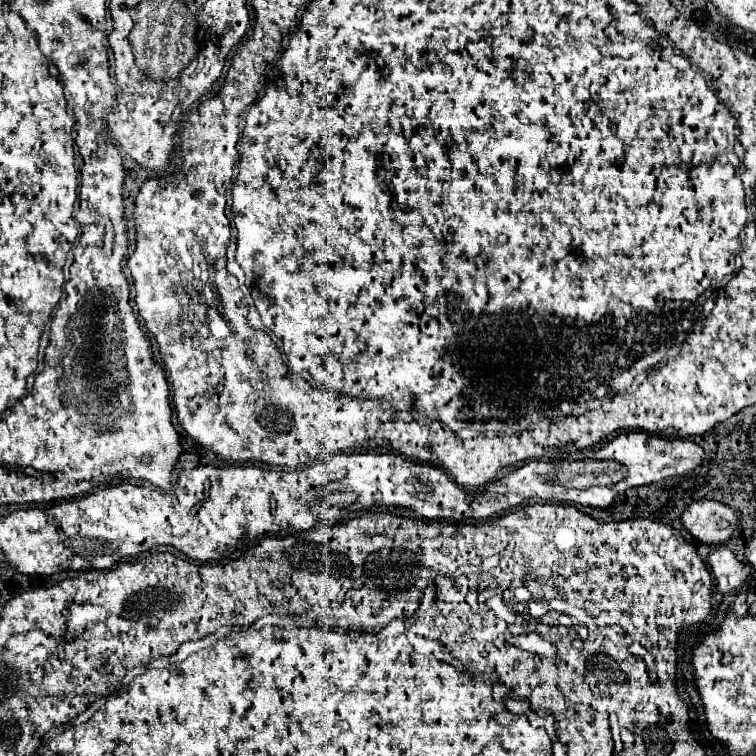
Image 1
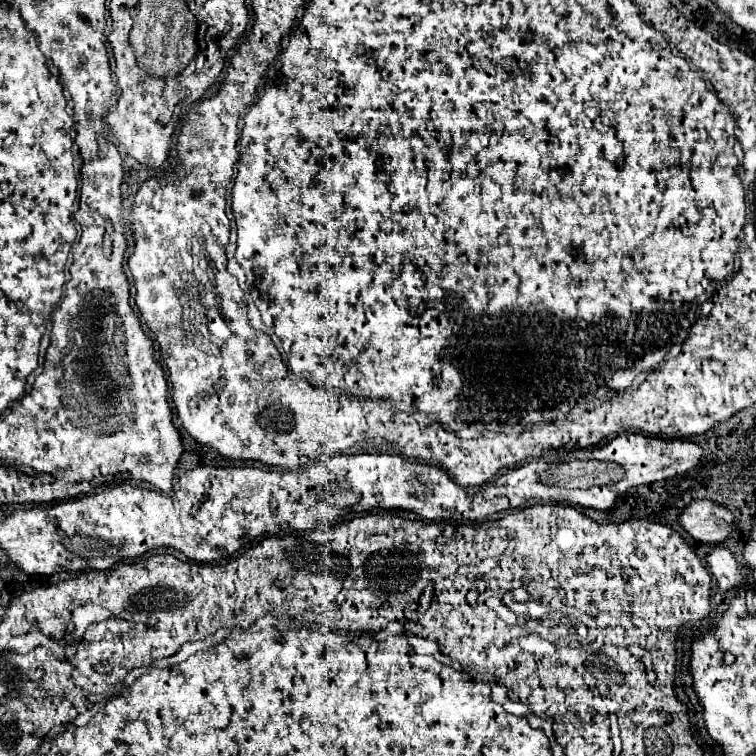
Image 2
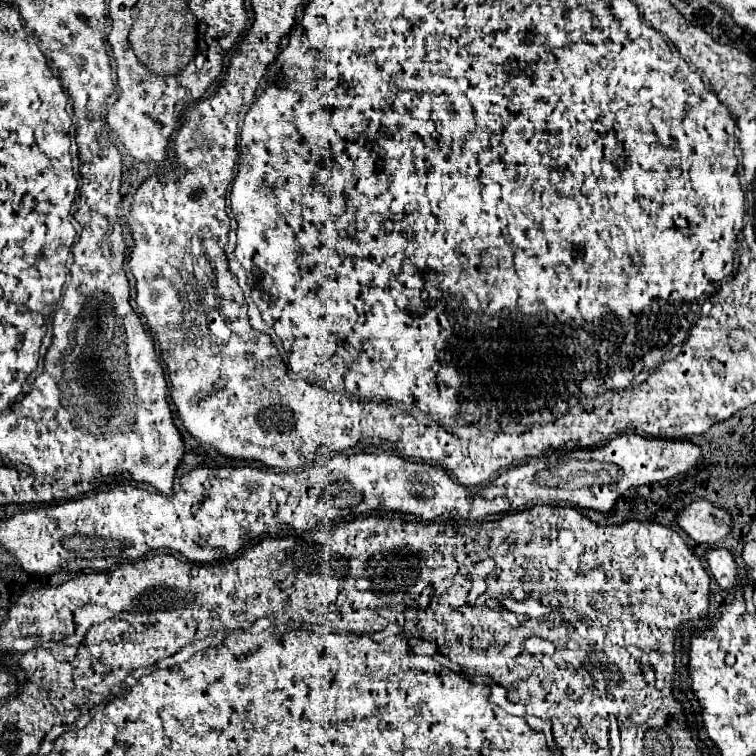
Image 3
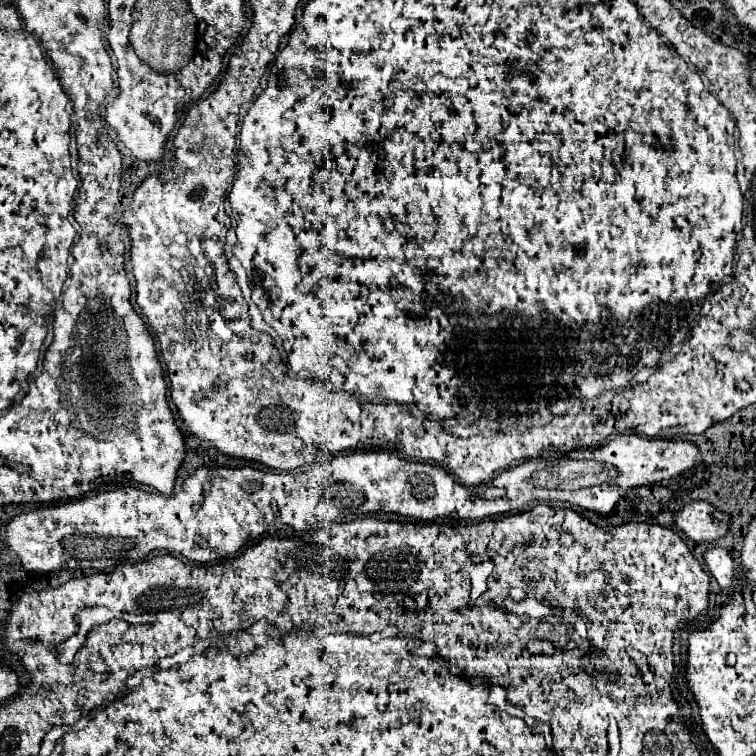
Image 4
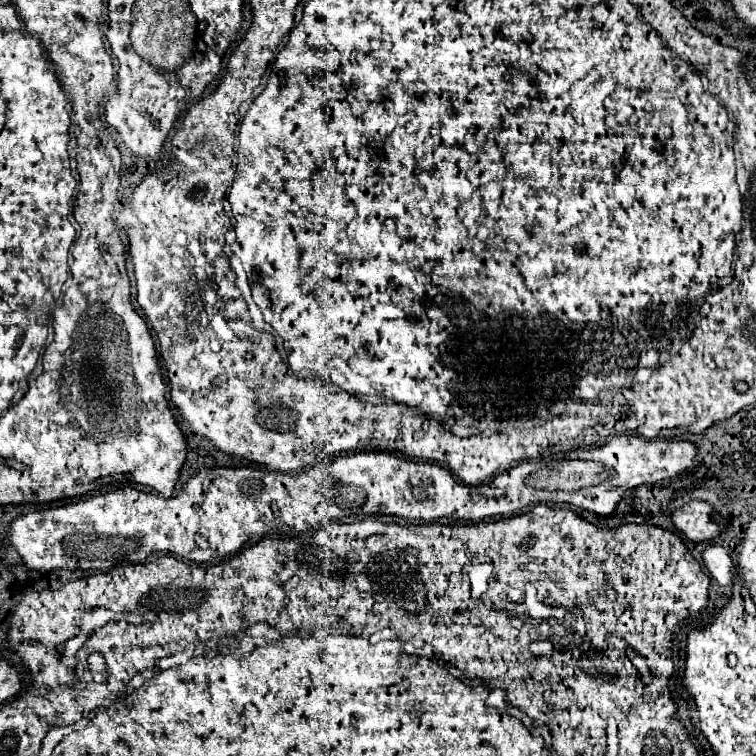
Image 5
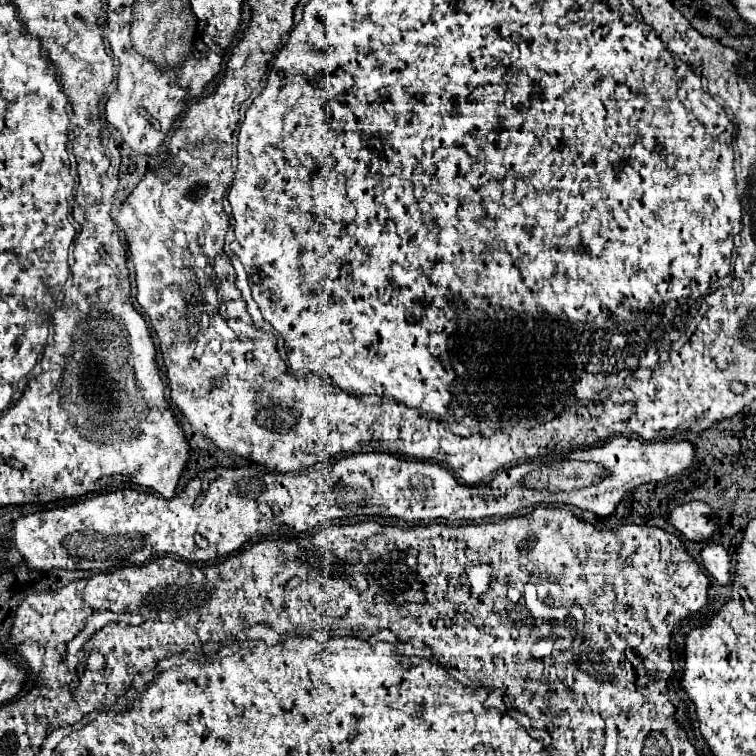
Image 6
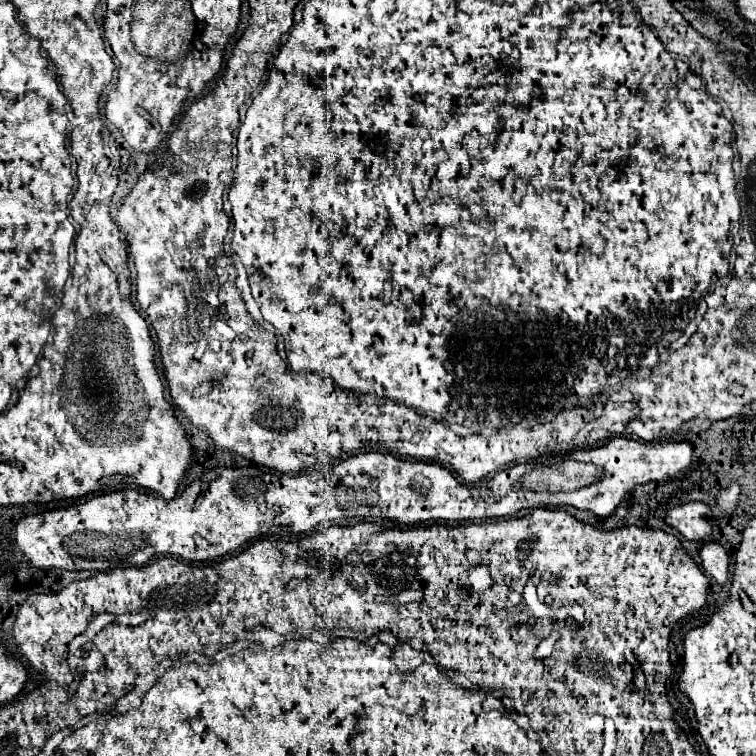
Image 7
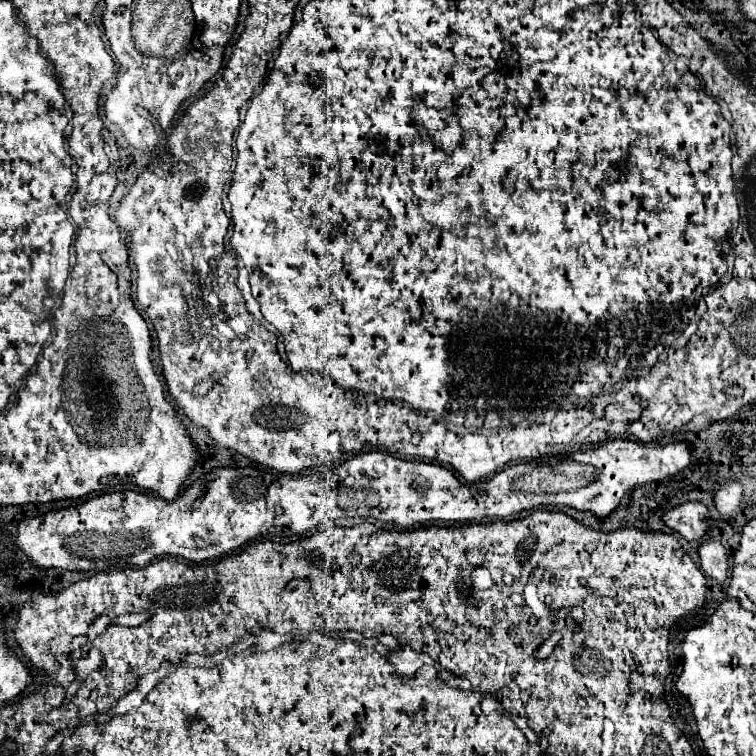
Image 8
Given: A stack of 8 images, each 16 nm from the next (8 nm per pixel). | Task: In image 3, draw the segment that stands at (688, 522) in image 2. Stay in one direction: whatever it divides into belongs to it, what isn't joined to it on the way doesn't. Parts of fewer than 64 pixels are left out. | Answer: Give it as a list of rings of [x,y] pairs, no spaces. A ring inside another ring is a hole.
[[[696,500],[678,514],[678,526],[696,544],[718,544],[732,532],[732,514],[708,500]]]

